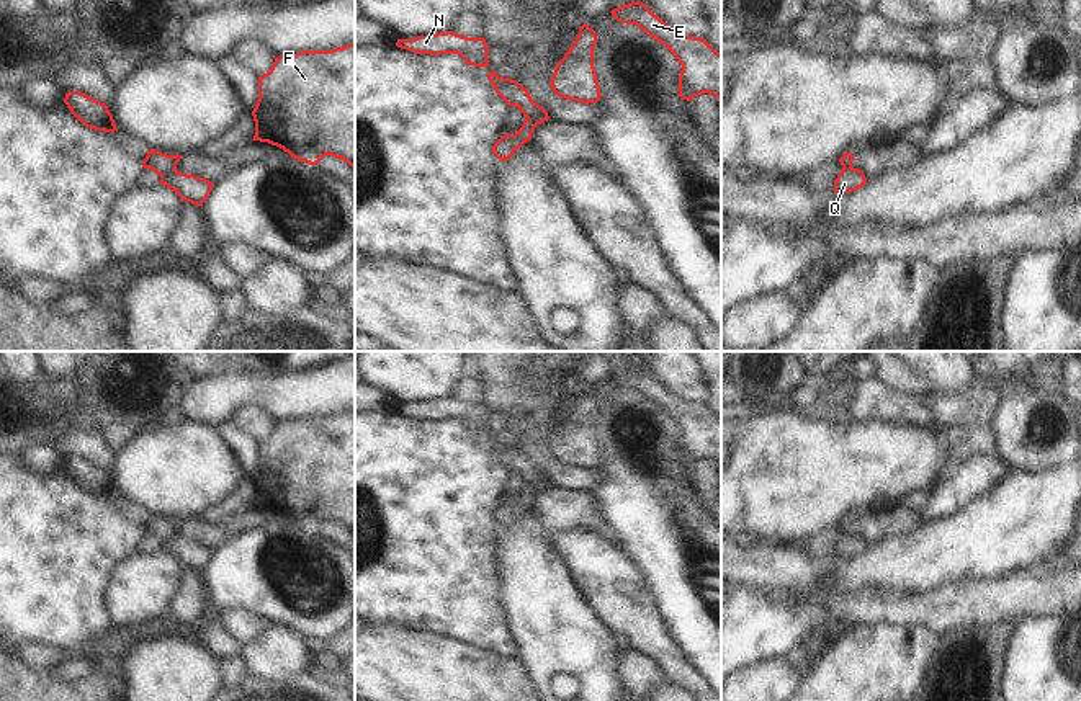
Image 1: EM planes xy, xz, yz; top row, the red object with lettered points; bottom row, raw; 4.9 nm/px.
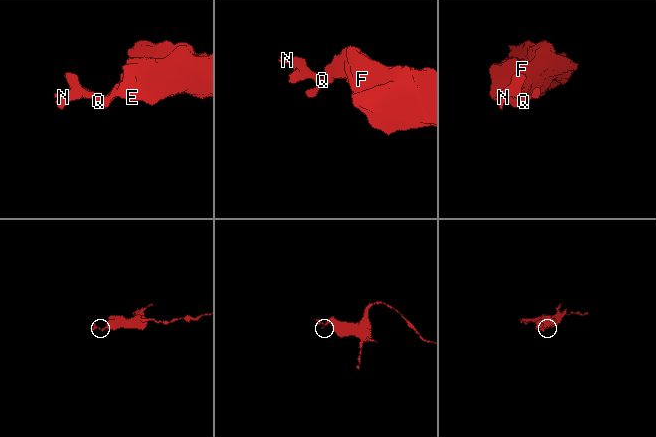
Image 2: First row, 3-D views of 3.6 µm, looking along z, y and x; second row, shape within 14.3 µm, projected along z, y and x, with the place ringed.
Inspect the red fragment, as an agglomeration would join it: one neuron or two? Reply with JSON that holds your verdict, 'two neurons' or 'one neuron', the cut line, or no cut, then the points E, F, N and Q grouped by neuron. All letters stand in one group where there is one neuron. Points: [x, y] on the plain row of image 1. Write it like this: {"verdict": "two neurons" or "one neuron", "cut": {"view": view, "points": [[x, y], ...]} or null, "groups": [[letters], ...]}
{"verdict": "two neurons", "cut": {"view": "xz", "points": [[542, 473], [537, 482], [527, 484]]}, "groups": [["E", "F", "Q"], ["N"]]}

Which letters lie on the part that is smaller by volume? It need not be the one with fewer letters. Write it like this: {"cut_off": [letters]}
{"cut_off": ["N"]}

